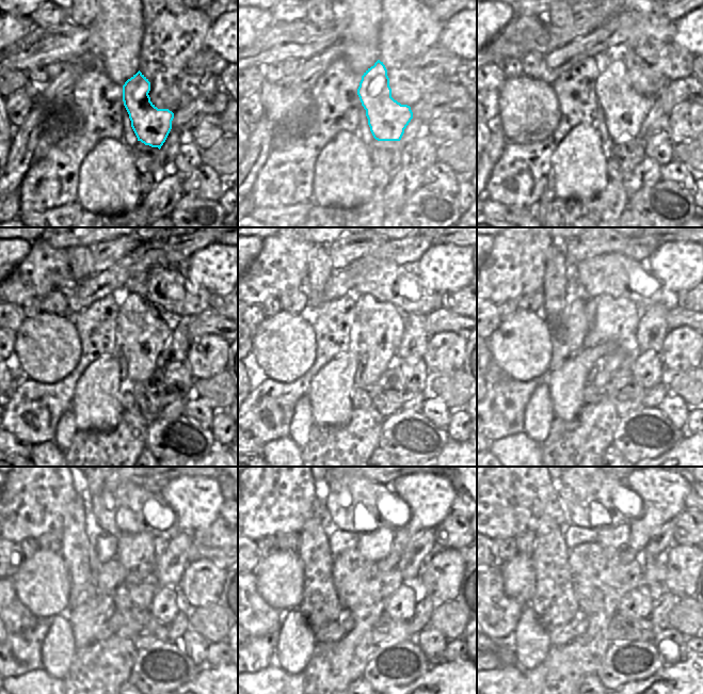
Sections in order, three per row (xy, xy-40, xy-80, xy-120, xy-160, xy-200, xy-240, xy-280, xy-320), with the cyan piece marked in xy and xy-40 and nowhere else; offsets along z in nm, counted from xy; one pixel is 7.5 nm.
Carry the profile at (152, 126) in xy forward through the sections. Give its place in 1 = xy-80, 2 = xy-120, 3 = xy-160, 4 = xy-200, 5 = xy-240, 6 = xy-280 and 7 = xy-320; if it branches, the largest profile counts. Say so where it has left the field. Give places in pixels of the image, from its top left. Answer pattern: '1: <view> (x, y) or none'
1: xy-80 (625, 110)
2: xy-120 (144, 333)
3: xy-160 (382, 327)
4: xy-200 (617, 318)
5: xy-240 (133, 550)
6: xy-280 (376, 545)
7: xy-320 (614, 535)

